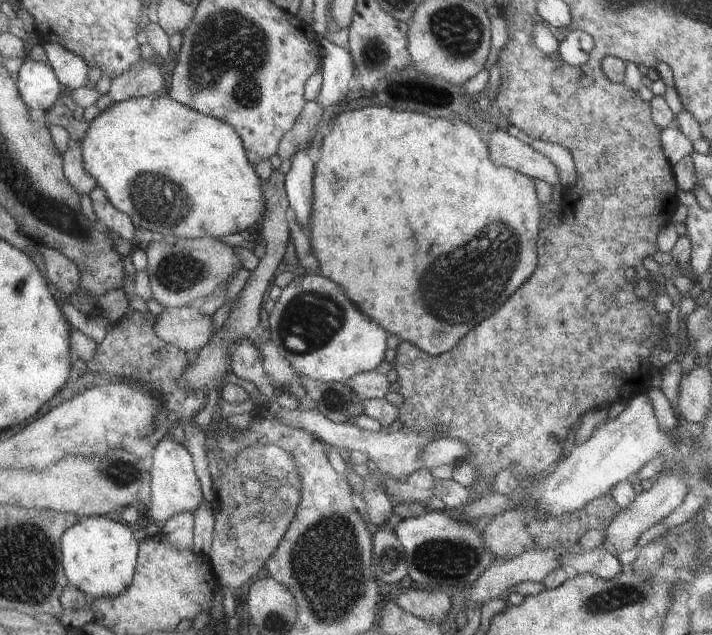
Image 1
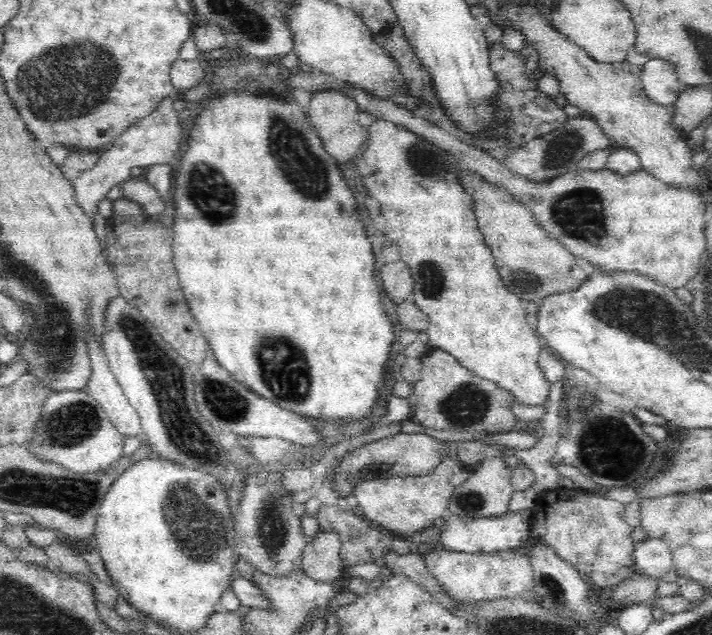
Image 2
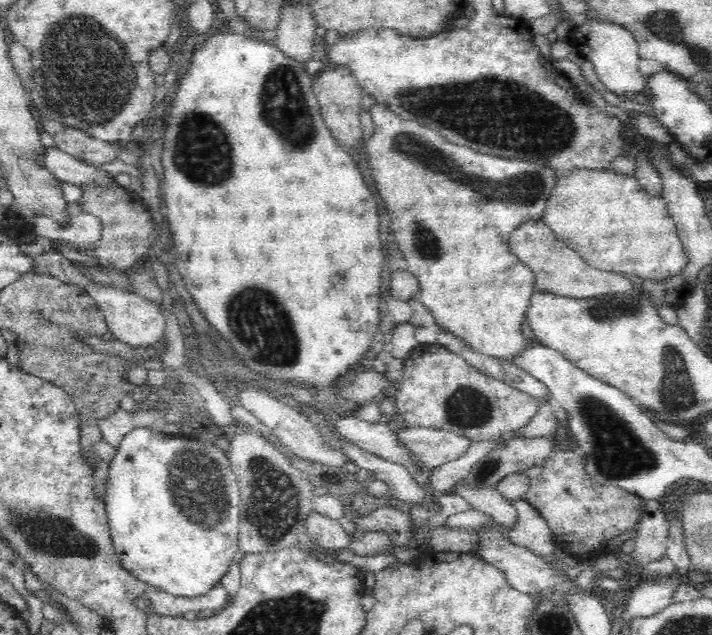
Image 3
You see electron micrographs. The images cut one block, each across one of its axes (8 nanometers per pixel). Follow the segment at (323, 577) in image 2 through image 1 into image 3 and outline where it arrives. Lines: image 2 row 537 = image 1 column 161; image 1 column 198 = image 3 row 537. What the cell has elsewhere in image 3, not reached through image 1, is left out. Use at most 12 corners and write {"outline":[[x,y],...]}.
{"outline":[[312,510],[307,533],[314,544],[349,548],[351,537],[338,520]]}

